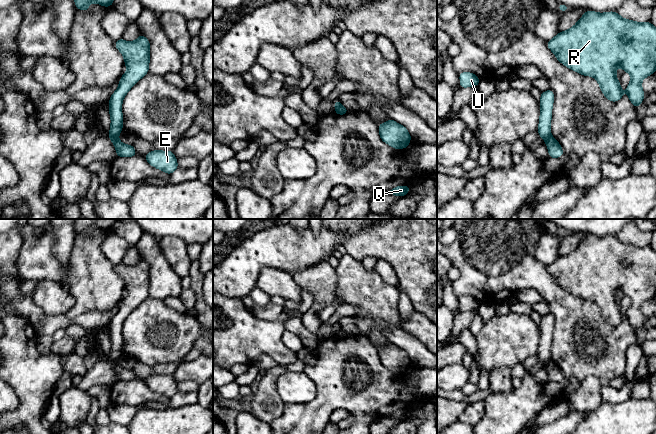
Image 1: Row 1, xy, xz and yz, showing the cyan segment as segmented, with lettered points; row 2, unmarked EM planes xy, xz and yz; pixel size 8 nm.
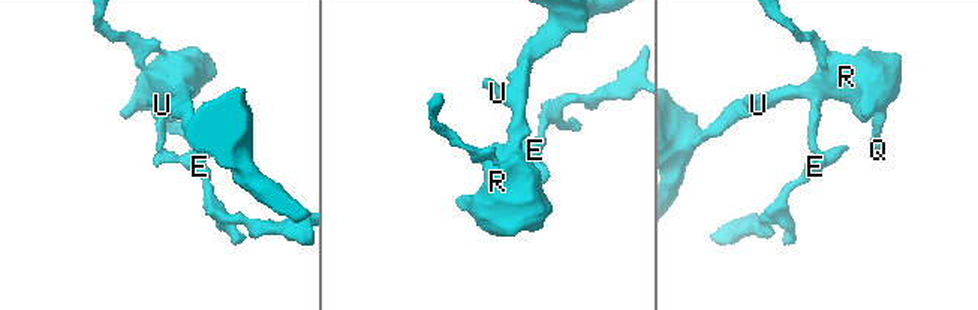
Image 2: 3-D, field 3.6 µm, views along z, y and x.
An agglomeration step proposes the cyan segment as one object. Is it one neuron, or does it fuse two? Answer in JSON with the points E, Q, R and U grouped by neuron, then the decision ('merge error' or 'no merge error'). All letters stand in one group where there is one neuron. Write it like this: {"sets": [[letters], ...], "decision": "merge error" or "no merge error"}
{"sets": [["E"], ["Q", "R", "U"]], "decision": "merge error"}

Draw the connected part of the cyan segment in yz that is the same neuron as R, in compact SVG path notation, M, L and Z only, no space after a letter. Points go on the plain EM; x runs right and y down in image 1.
M587 234L572 252L559 256L547 265L547 271L569 293L583 300L594 301L611 326L620 324L624 317L616 302L616 291L621 290L624 296L631 299L626 317L635 332L644 323L642 304L656 295L656 251L650 245L638 247L624 243L617 235L597 237Z

